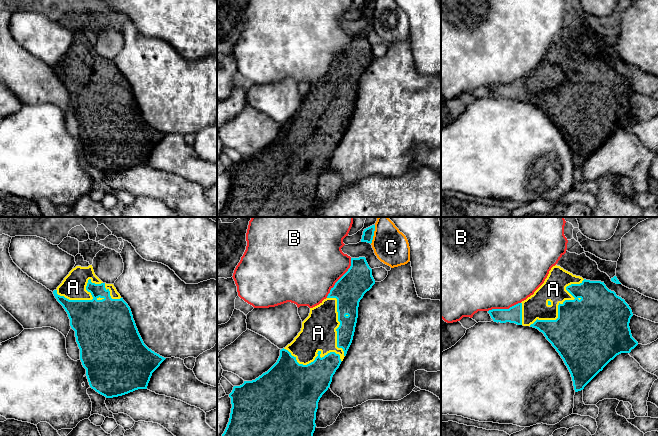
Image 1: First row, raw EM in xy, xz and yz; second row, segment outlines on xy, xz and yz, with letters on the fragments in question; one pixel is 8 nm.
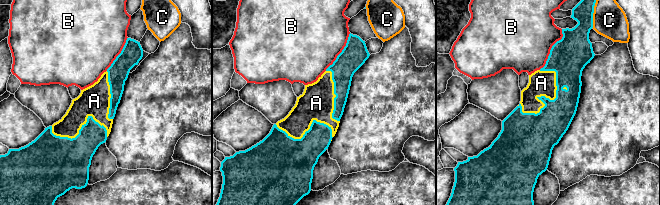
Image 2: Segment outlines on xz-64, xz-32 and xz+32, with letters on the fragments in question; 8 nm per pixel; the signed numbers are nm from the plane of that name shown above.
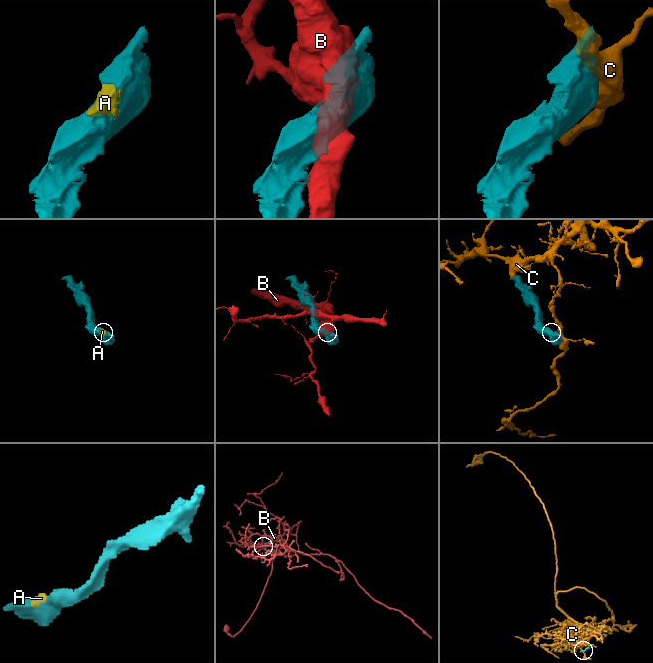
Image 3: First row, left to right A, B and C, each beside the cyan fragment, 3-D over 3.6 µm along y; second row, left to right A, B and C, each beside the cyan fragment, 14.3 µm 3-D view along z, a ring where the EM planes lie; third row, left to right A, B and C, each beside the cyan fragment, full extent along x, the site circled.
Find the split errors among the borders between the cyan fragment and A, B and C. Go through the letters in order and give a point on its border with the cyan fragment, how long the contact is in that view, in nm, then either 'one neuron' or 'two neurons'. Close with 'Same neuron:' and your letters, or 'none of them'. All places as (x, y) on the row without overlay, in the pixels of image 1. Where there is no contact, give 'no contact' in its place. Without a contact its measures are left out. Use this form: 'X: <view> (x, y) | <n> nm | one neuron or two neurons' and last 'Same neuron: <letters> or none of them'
A: yz (559, 79) | 600 nm | one neuron
B: xz (340, 54) | 380 nm | two neurons
C: xz (373, 10) | 160 nm | two neurons
Same neuron: A

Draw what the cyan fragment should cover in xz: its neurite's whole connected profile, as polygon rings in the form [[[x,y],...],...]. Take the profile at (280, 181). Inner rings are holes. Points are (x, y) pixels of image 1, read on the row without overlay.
[[[351,34],[351,42],[348,47],[335,59],[334,63],[331,64],[326,75],[324,75],[319,81],[310,84],[309,92],[302,98],[301,107],[290,120],[280,126],[280,132],[277,138],[267,148],[263,149],[255,156],[244,157],[242,161],[233,163],[232,168],[229,170],[232,180],[230,194],[220,217],[305,217],[313,214],[313,209],[316,203],[315,196],[318,178],[330,163],[332,153],[339,144],[352,119],[358,94],[359,78],[363,74],[364,70],[369,67],[374,60],[375,56],[372,52],[372,45],[369,43],[366,34]]]

